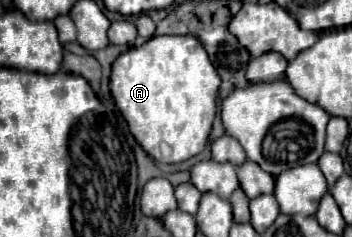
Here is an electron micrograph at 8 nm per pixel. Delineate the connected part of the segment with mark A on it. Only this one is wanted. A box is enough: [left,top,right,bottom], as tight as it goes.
[110,35,218,163]

